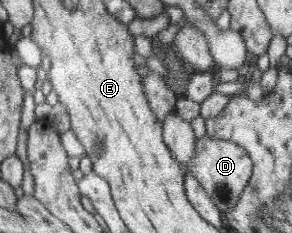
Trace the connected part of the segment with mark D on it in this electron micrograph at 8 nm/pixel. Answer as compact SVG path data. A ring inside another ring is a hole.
M207 135L203 138L196 138L196 155L189 162L188 172L201 182L213 202L221 208L222 212L231 210L245 193L250 178L253 177L253 160L249 152L240 147L237 143L224 140L215 140Z

